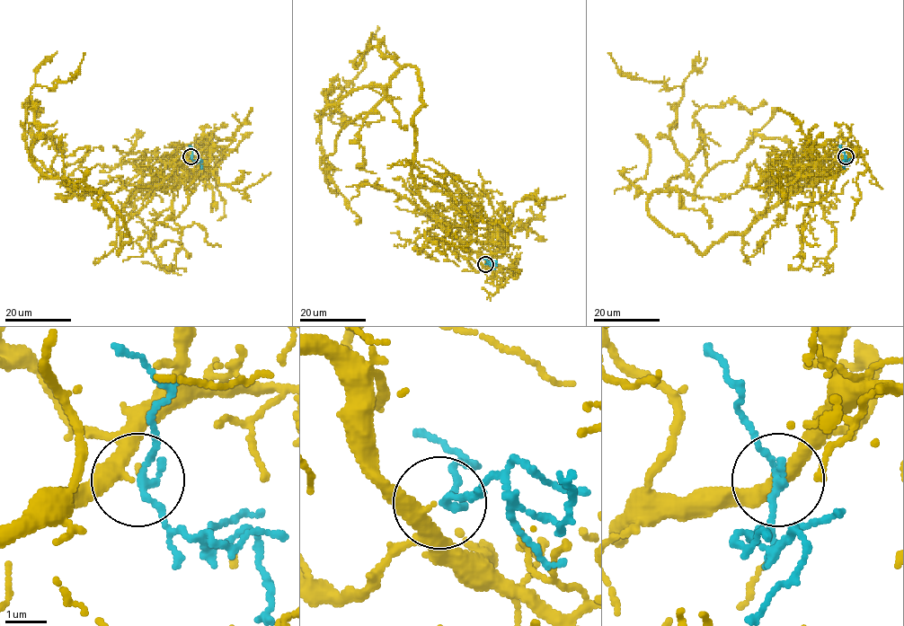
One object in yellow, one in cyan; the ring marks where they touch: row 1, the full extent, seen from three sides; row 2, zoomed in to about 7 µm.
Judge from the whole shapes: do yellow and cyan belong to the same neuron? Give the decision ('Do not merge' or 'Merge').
Merge

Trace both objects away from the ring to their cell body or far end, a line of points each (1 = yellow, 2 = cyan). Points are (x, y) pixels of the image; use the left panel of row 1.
1: (190, 156), (125, 205), (118, 252), (129, 240), (110, 199), (33, 159), (31, 90), (68, 81), (83, 52)
2: (191, 156), (200, 162), (200, 167)

